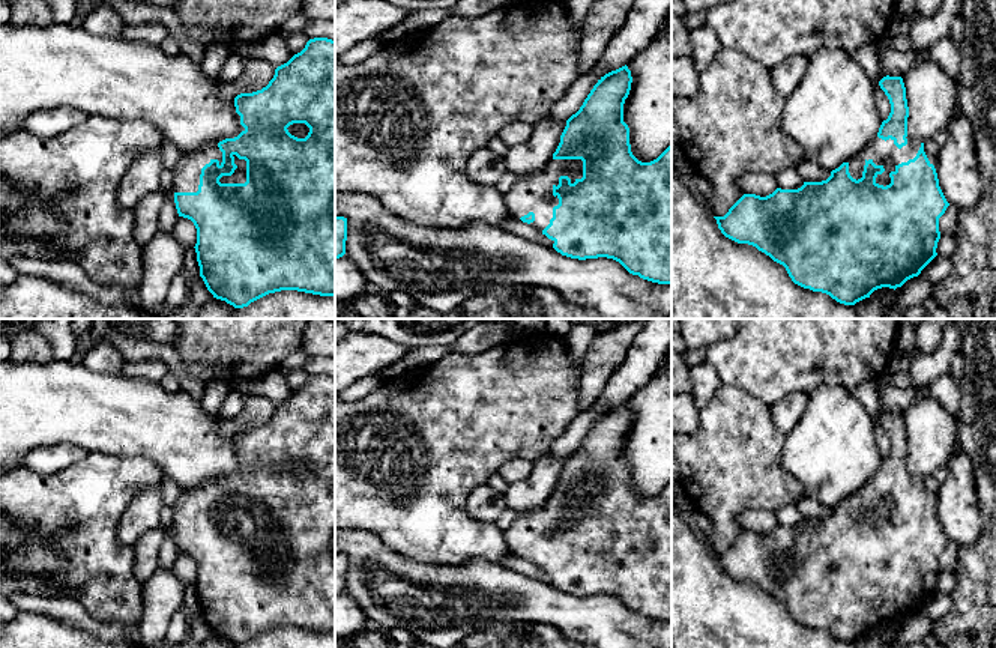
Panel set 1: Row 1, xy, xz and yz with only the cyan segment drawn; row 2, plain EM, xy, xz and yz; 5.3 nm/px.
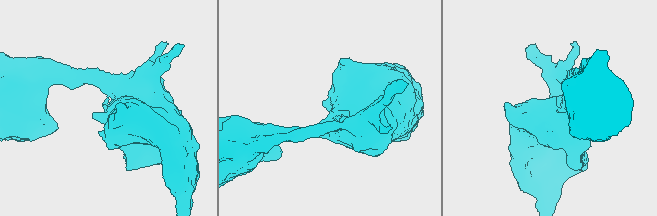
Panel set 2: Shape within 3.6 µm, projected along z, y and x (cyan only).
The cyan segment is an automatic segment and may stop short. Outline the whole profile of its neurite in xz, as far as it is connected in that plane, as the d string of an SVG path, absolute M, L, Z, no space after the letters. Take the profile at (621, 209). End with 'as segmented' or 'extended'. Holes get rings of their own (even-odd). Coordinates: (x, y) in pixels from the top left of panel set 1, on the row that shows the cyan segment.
M626 65L601 77L580 110L566 120L560 143L547 165L533 176L517 176L503 198L511 217L551 239L553 248L562 256L578 260L613 259L632 275L672 284L672 144L650 162L641 162L632 155L629 128L623 122L631 83Z; extended

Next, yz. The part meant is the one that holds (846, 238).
M886 75L879 86L889 99L891 113L877 137L859 155L832 170L826 180L804 182L798 189L777 188L766 197L744 194L724 217L714 217L726 238L756 247L783 265L795 284L826 293L844 305L855 305L882 287L895 290L918 277L937 256L939 218L949 206L924 143L907 135L909 107L903 78Z; extended

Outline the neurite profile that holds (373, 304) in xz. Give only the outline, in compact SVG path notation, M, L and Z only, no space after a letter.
M374 289L355 299L352 310L364 319L395 319L389 299Z

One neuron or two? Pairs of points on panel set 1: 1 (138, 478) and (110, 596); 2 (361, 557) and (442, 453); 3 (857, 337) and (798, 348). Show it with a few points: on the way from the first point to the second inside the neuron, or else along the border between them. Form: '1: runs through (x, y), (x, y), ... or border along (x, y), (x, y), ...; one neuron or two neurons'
1: runs through (108, 507), (105, 510), (105, 566); one neuron
2: border along (350, 526), (371, 531), (388, 546), (407, 555); two neurons
3: runs through (842, 337), (813, 337); one neuron

